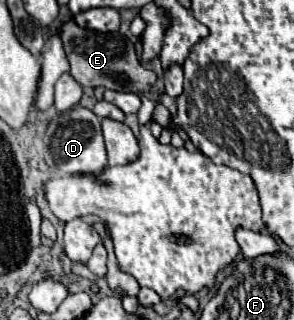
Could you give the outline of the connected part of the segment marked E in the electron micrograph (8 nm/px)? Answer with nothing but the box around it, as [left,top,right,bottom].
[62,22,156,94]

